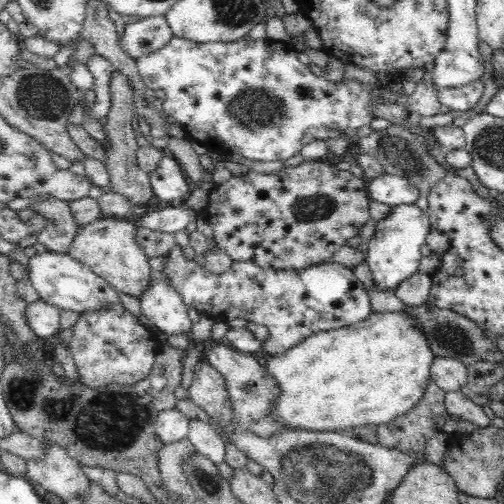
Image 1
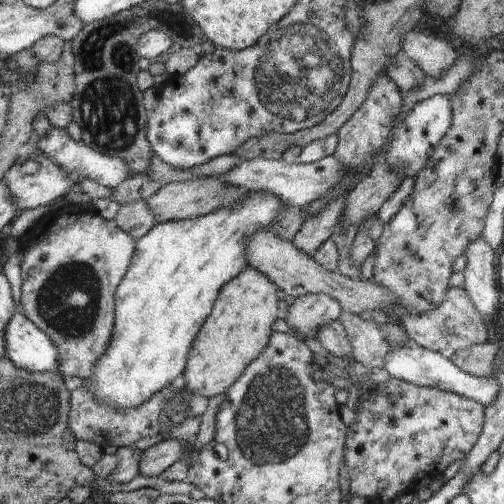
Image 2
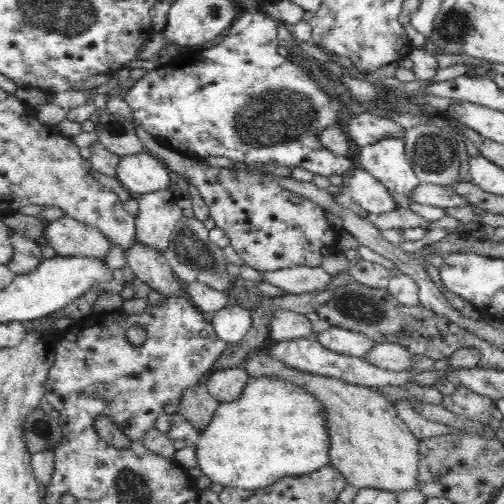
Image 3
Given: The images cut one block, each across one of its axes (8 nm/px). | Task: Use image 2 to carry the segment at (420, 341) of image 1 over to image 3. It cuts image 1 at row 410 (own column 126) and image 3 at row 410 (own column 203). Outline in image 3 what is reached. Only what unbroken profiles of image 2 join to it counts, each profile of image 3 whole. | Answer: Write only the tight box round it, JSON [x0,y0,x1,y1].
[192,376,330,492]

